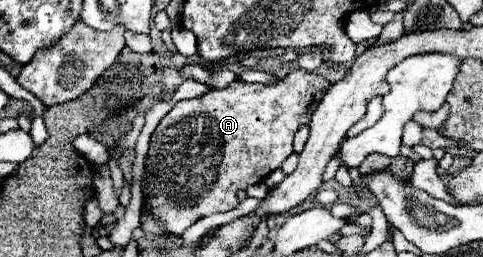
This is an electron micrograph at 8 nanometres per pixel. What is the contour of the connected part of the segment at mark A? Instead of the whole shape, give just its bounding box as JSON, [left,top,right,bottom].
[146,70,330,234]

